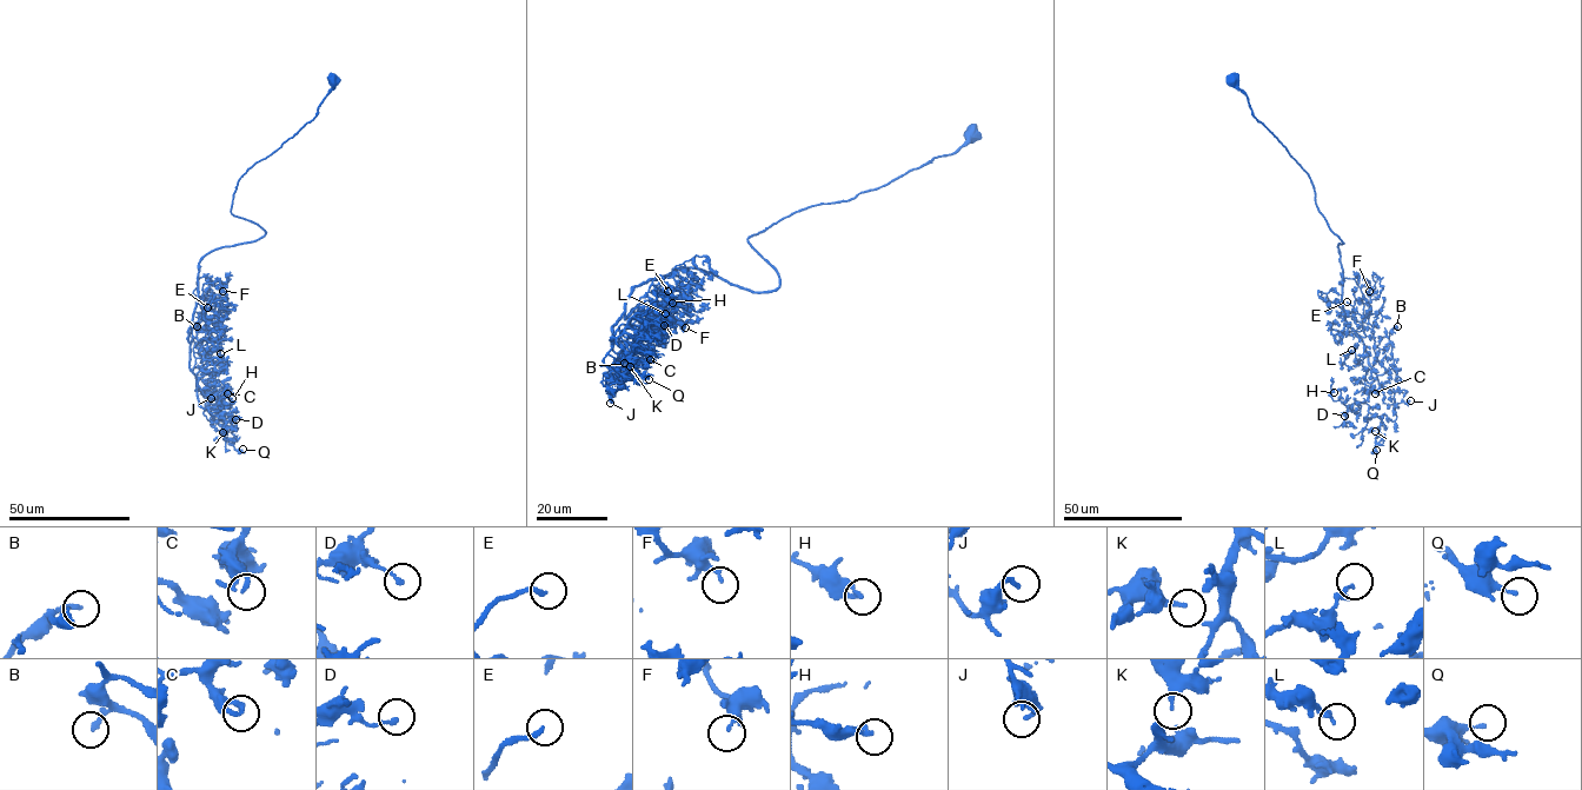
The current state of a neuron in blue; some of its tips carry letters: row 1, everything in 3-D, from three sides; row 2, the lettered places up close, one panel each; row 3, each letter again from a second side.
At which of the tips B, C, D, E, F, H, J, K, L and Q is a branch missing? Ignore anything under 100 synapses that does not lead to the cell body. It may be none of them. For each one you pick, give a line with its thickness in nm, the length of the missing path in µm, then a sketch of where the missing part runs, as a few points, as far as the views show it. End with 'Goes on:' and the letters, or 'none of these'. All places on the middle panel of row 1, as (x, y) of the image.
E: 180 nm thick; about 15 µm are missing; missing branch runs (667, 291), (684, 292), (706, 304)
Goes on: E

